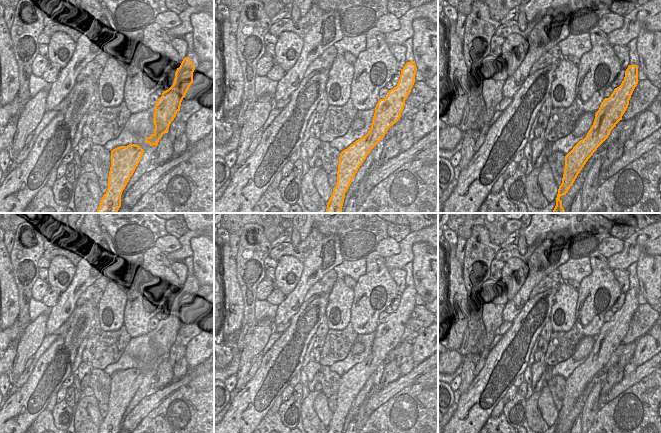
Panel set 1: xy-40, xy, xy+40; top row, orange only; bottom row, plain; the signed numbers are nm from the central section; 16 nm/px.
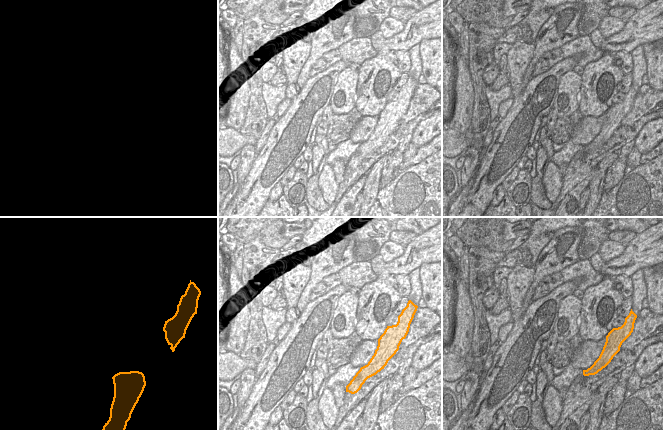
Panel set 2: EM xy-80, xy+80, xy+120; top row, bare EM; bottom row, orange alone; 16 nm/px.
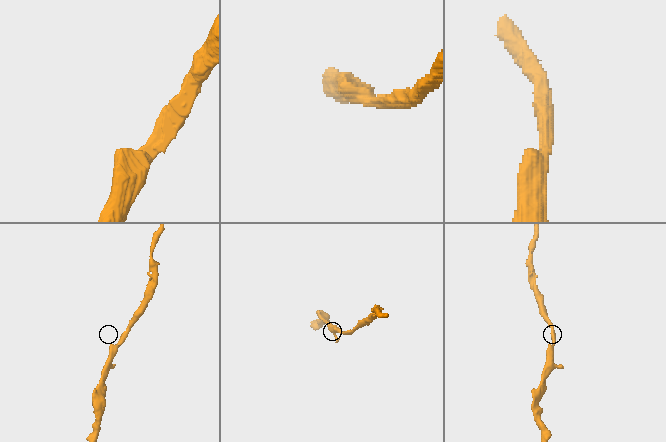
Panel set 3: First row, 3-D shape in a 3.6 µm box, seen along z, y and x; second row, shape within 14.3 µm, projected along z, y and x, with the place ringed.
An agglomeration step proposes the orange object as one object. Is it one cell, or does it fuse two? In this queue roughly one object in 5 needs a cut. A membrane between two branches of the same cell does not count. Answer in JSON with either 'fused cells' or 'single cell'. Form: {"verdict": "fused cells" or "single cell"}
{"verdict": "single cell"}

